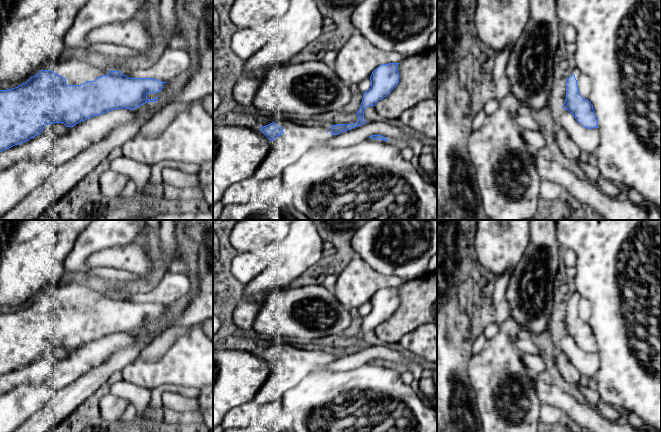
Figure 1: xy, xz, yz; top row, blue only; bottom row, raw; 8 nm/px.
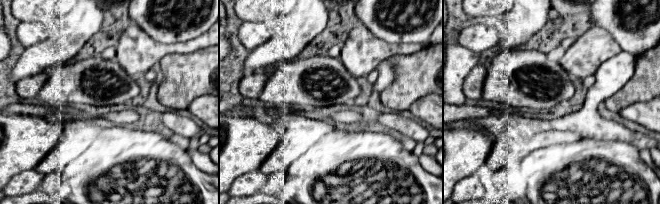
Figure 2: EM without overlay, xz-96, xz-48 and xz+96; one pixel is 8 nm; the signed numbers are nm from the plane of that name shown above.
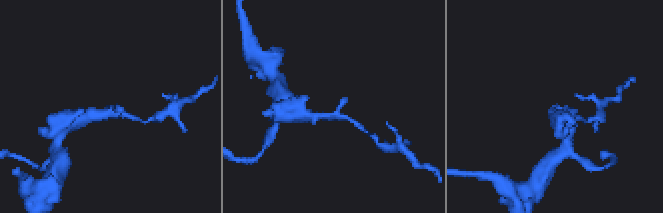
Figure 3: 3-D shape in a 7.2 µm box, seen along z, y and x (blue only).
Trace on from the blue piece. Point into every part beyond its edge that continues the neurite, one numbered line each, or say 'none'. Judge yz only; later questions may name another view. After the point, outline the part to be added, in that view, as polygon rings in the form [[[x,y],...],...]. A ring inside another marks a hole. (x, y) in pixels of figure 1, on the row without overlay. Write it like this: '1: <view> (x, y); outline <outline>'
none

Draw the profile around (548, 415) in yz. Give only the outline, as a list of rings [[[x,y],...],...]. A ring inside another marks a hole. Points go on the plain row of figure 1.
[[[542,404],[540,411],[540,421],[544,424],[558,423],[562,417],[562,411],[553,406]]]

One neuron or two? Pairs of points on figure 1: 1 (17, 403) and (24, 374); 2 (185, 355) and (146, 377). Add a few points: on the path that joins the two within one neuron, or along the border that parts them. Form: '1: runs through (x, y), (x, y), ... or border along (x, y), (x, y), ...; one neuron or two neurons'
1: border along (45, 385), (19, 384), (10, 390); two neurons
2: runs through (175, 365), (168, 371), (156, 373); one neuron

